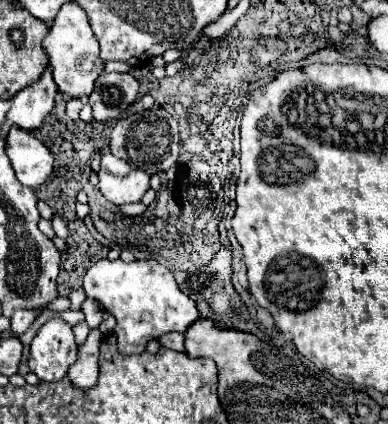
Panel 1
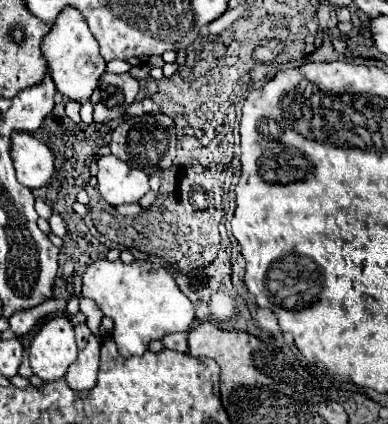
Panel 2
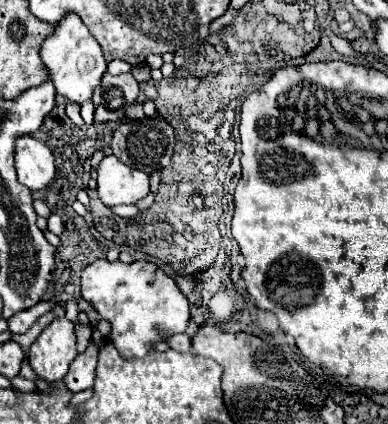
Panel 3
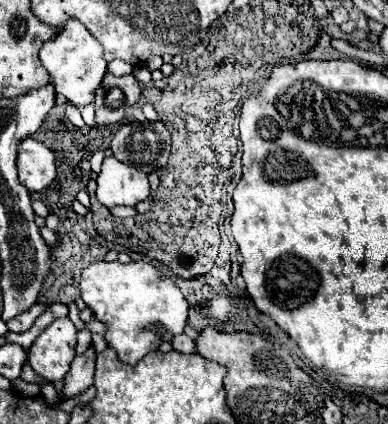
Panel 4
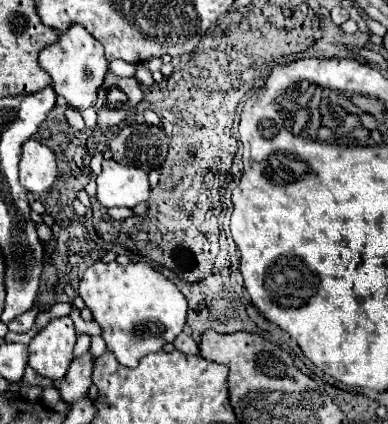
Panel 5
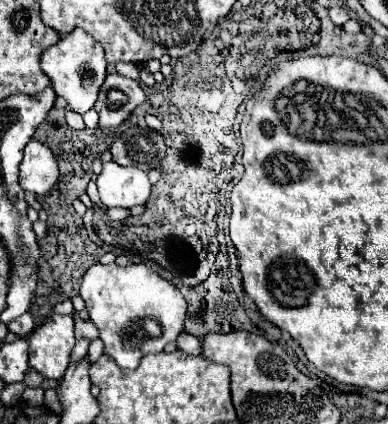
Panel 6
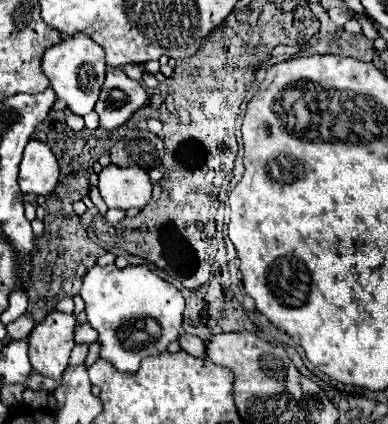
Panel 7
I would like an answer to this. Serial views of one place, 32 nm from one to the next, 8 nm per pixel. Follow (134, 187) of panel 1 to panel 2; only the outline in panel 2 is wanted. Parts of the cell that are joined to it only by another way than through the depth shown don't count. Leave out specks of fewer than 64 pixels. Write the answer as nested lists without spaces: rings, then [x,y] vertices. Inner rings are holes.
[[[108,154],[98,160],[98,192],[110,204],[132,204],[138,202],[148,190],[148,174],[130,168],[120,158]]]

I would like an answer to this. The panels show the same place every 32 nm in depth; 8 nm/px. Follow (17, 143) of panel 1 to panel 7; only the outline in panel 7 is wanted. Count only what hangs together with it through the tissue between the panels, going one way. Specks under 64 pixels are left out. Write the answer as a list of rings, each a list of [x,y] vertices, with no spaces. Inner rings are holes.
[[[30,140],[24,148],[24,156],[18,172],[18,186],[24,194],[46,196],[52,194],[58,184],[58,162],[50,146],[38,140]]]

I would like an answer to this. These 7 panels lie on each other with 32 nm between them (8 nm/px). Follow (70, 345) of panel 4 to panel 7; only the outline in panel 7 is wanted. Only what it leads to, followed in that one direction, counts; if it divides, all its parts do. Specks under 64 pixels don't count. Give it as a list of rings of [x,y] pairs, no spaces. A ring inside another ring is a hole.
[[[50,312],[28,336],[30,364],[46,378],[62,378],[74,348],[76,318],[64,312]]]

